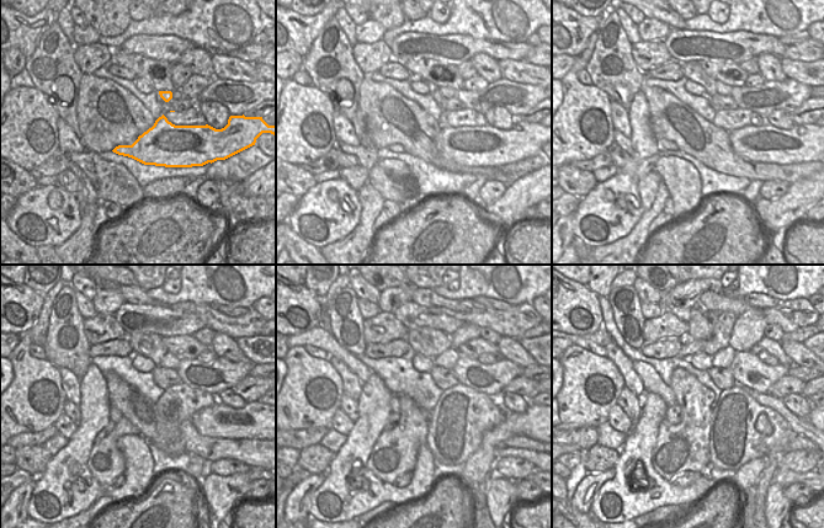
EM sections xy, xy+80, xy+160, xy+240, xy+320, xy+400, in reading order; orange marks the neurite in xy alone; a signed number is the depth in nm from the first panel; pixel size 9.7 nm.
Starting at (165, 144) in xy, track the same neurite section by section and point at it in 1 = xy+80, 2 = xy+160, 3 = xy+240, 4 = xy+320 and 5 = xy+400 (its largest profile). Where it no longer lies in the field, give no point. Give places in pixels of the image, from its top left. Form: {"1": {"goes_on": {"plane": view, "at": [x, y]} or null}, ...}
{"1": {"goes_on": {"plane": "xy+80", "at": [479, 147]}}, "2": {"goes_on": {"plane": "xy+160", "at": [760, 144]}}, "3": {"goes_on": {"plane": "xy+240", "at": [221, 421]}}, "4": {"goes_on": {"plane": "xy+320", "at": [477, 468]}}, "5": {"goes_on": {"plane": "xy+400", "at": [745, 478]}}}

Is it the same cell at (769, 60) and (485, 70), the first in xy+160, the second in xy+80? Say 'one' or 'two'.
one

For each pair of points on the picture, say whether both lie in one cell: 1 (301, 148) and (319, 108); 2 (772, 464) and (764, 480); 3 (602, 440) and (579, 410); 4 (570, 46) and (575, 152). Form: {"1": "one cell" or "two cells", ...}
{"1": "one cell", "2": "one cell", "3": "two cells", "4": "two cells"}

